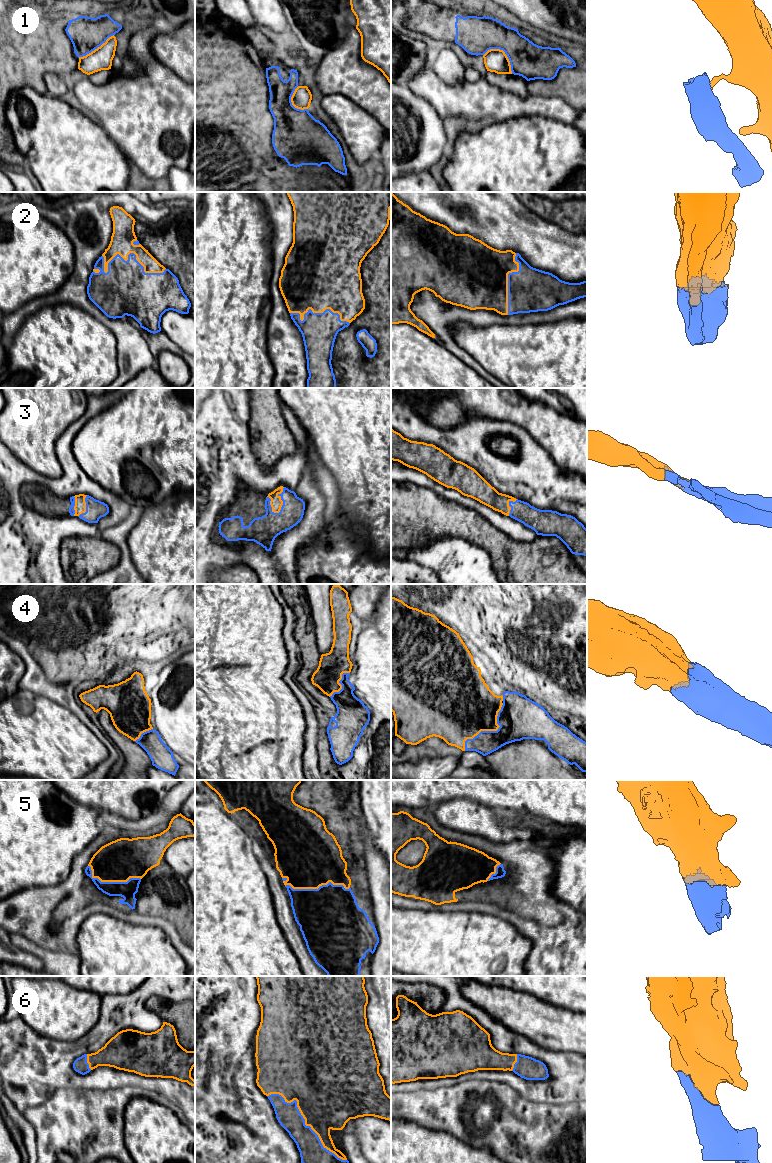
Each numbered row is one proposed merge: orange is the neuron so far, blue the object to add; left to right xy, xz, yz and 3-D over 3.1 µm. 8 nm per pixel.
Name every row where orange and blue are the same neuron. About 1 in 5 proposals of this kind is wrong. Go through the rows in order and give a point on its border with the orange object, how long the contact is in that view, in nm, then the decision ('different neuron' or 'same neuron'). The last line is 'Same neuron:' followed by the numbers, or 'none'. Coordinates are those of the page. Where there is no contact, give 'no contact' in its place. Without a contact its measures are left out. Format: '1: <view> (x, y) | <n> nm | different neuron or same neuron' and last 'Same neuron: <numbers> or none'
1: yz (504, 52) | 280 nm | different neuron
2: xy (127, 258) | 500 nm | same neuron
3: xz (282, 502) | 240 nm | same neuron
4: yz (489, 730) | 500 nm | same neuron
5: xz (317, 888) | 500 nm | same neuron
6: xz (305, 1122) | 850 nm | same neuron
Same neuron: 2, 3, 4, 5, 6

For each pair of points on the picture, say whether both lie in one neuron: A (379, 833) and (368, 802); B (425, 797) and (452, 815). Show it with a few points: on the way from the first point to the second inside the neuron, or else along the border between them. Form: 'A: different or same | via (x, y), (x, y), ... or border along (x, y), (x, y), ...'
A: same | via (379, 825), (379, 813), (376, 810)
B: different | border along (458, 797), (440, 802), (433, 808)

